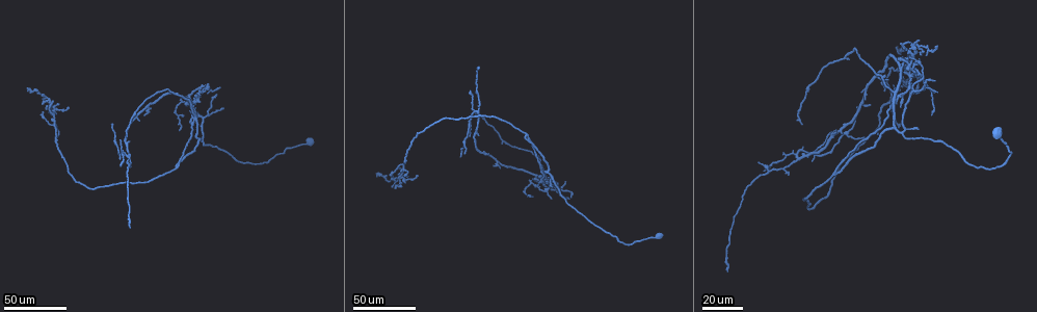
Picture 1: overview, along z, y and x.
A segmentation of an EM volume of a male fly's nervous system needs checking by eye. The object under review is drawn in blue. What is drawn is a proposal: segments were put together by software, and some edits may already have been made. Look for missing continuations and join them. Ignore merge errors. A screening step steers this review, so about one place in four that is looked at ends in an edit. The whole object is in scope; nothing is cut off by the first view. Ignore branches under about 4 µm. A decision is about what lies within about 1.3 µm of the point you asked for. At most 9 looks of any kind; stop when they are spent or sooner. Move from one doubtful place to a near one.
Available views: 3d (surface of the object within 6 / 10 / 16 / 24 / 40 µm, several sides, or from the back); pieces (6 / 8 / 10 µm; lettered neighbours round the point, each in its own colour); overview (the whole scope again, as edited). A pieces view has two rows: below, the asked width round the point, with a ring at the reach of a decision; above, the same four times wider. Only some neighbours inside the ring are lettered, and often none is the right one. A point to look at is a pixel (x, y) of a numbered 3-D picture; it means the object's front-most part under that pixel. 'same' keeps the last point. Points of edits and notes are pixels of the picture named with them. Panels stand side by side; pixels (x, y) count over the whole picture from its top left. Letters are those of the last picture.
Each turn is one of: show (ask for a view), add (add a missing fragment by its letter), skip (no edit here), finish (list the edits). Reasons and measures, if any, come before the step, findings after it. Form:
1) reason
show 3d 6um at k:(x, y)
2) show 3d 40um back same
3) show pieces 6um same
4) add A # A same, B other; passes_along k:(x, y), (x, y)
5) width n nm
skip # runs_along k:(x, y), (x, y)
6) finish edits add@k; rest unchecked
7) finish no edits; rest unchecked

an open end
show 3d 24um at 1:(182, 116)

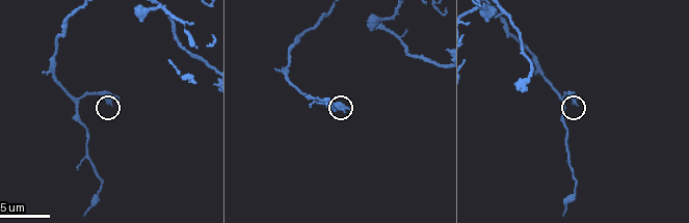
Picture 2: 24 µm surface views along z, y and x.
show pieces 8um at 2:(351, 108)

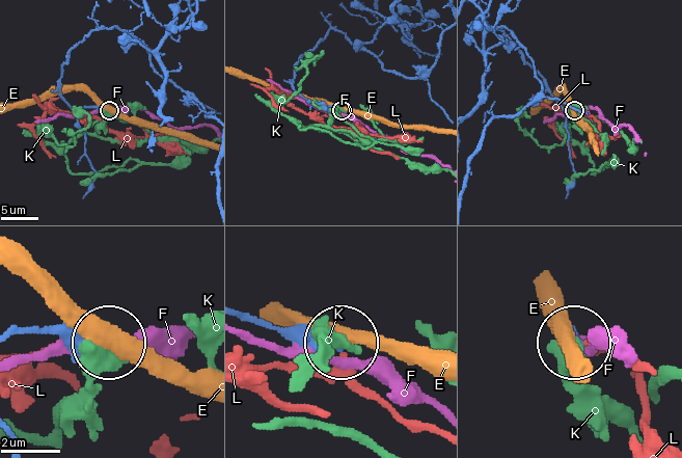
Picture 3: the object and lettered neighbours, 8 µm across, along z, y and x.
skip # E other, F other, K other, L other; runs_along 3:(10, 338), (104, 340); no lettered fragment goes on from it

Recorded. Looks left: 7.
thin end
show 3d 40um at 1:(464, 152)

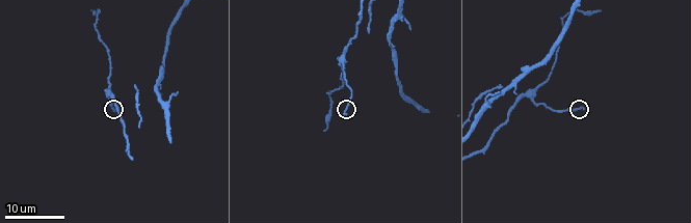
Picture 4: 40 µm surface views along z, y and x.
what lies round it
show pieces 10um at 4:(343, 113)

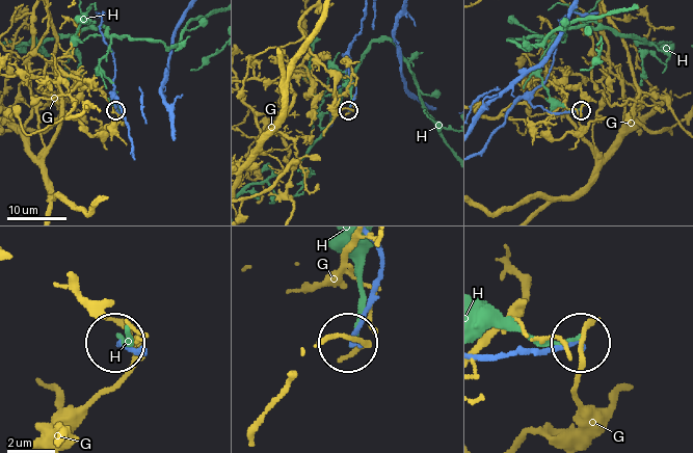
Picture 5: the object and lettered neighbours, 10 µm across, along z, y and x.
skip # G other, H other; runs_along 5:(482, 355), (517, 355), (576, 344); no lettered fragment goes on from it

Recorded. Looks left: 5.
show 3d 24um at 4:(324, 130)

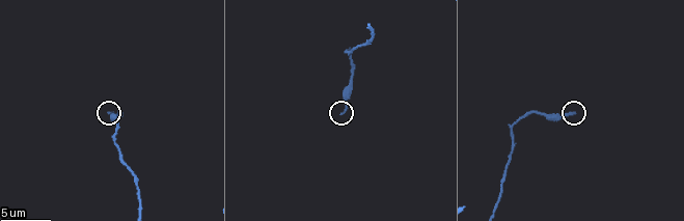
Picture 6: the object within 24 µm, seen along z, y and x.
show pieces 6um at 6:(575, 114)

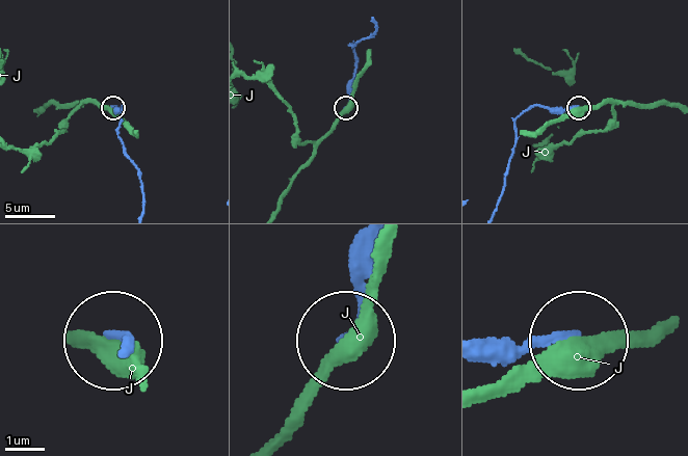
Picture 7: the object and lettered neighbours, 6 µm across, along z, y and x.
skip # J other; runs_along 7:(486, 339), (573, 339); no lettered fragment goes on from it

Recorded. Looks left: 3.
an open end
show 3d 24um at 1:(912, 77)

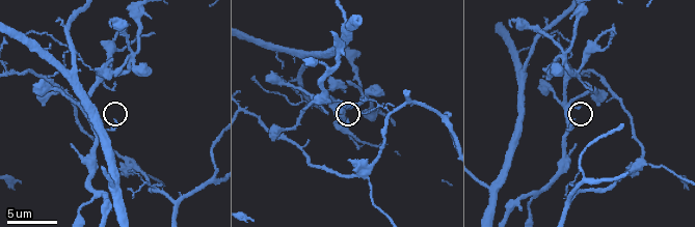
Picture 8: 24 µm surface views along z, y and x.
what lies round it
show pieces 10um at 8:(349, 107)

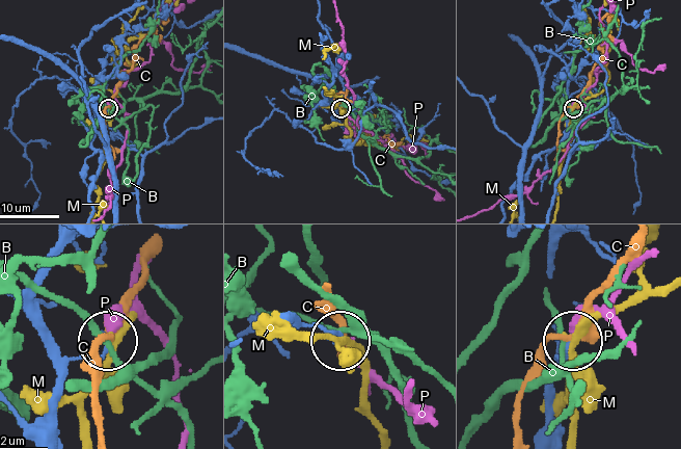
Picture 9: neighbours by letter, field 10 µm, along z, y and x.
skip # B other, C other, M other, P other; no lettered fragment goes on from it

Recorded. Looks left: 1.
finish no edits; rest unchecked

